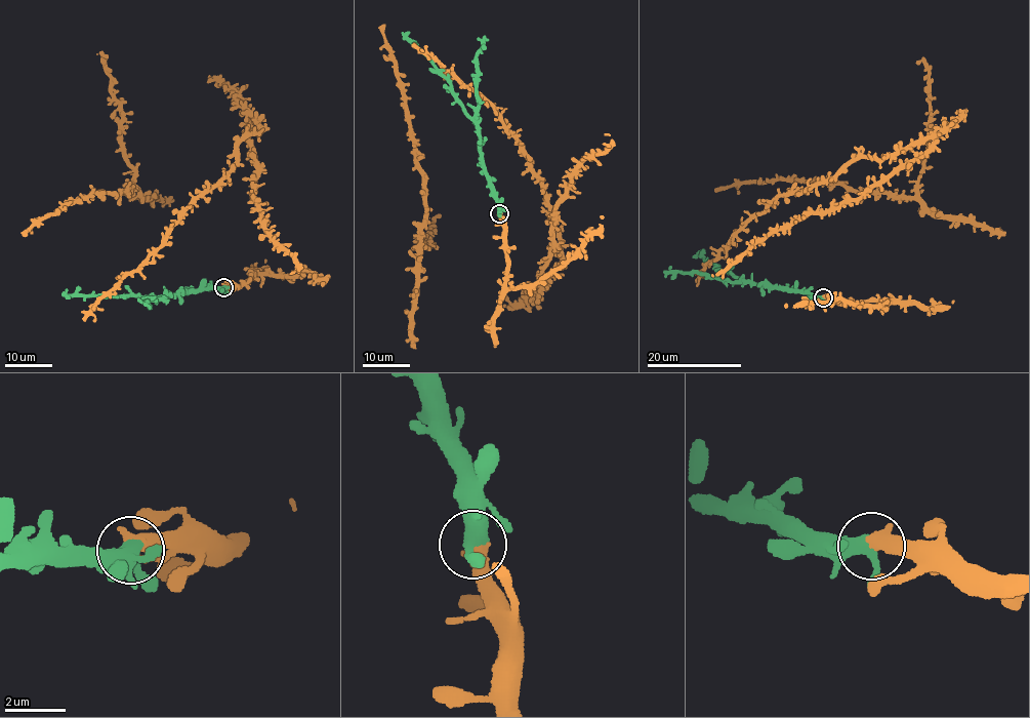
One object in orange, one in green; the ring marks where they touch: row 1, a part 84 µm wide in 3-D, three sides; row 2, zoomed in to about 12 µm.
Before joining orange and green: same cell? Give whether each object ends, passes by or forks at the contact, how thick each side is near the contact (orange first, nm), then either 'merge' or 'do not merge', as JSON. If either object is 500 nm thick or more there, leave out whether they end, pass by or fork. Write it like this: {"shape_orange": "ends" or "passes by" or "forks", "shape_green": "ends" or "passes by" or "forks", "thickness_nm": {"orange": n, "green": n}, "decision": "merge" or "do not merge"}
{"thickness_nm": {"orange": 550, "green": 440}, "decision": "merge"}

